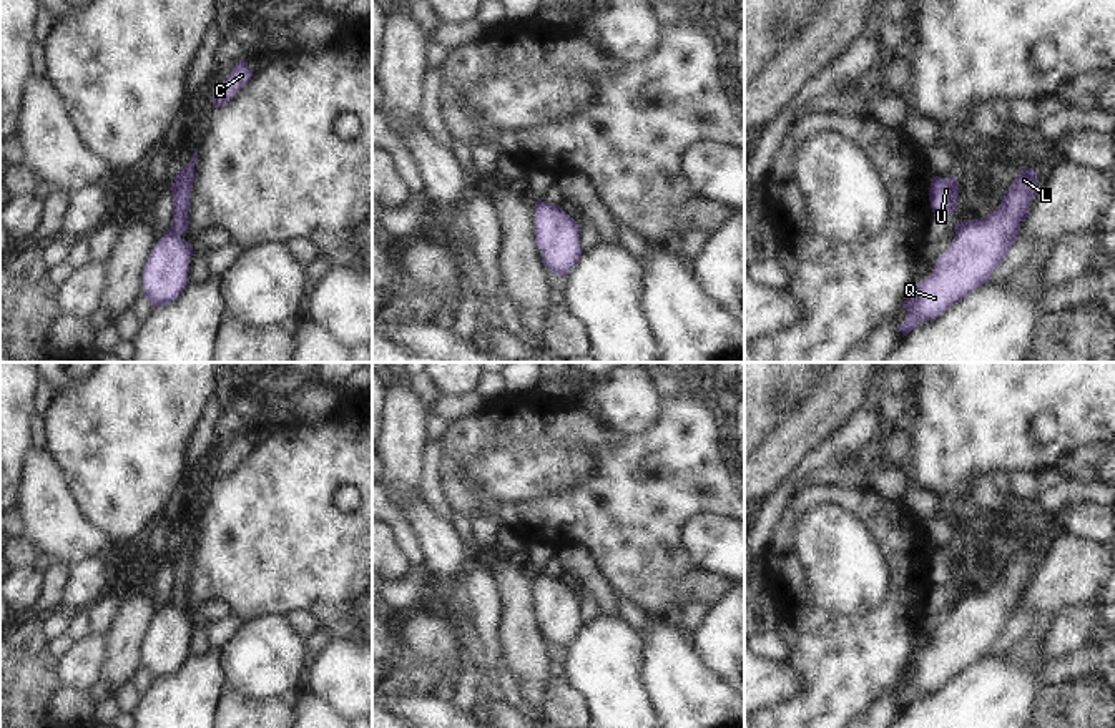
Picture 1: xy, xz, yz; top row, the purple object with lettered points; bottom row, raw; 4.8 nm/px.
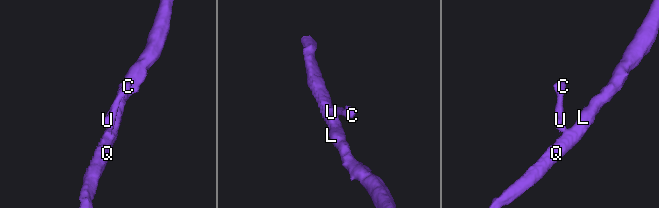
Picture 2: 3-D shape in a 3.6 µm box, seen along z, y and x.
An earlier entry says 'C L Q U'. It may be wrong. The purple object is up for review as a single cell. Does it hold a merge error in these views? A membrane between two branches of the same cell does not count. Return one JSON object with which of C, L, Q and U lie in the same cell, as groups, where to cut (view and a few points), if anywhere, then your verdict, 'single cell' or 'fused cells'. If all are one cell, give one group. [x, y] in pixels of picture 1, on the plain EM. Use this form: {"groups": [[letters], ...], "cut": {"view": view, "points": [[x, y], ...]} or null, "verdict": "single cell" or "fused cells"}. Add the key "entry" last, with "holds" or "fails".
{"groups": [["C", "U"], ["L", "Q"]], "cut": {"view": "xy", "points": [[170, 600], [178, 607]]}, "verdict": "fused cells", "entry": "fails"}

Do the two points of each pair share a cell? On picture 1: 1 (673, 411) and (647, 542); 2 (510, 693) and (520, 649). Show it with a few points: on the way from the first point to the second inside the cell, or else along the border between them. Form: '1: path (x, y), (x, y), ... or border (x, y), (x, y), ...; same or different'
1: path (673, 444), (673, 469), (647, 496), (647, 509); same
2: border (504, 657), (504, 667), (519, 693), (539, 708); different

